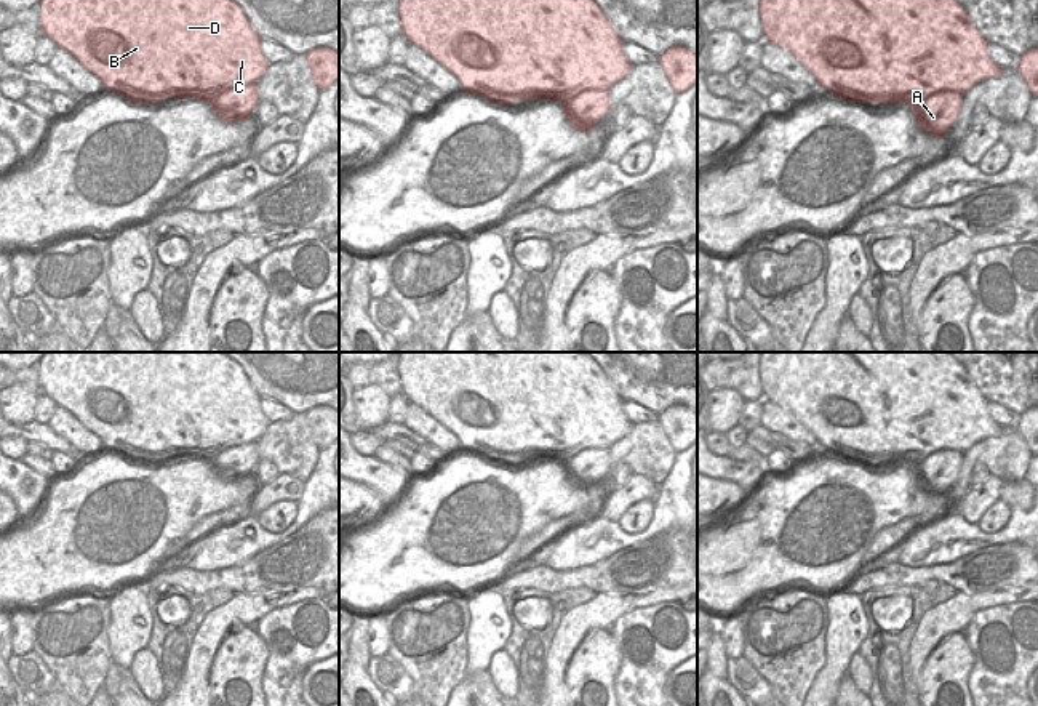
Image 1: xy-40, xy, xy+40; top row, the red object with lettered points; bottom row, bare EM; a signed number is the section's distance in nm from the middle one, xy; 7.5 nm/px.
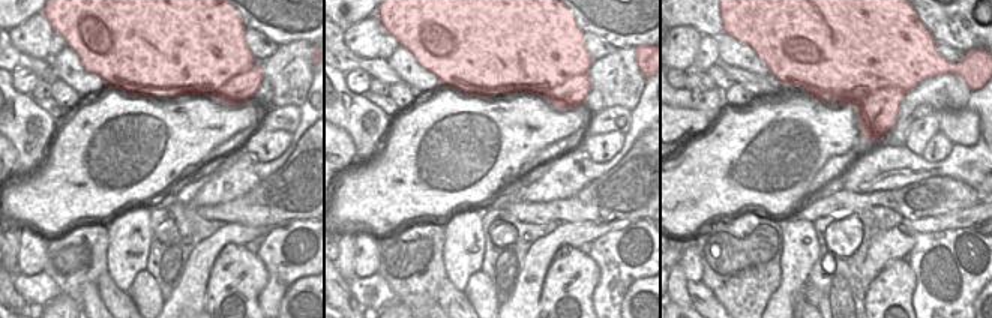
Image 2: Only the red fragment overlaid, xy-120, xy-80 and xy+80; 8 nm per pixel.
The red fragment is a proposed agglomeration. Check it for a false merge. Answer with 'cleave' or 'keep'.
cleave

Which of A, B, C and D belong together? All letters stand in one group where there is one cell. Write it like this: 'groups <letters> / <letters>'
groups A / B C D

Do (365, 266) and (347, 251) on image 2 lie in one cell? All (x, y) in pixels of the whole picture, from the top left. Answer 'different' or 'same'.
different

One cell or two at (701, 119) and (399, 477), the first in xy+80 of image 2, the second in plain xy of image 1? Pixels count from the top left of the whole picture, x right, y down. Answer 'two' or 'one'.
two

